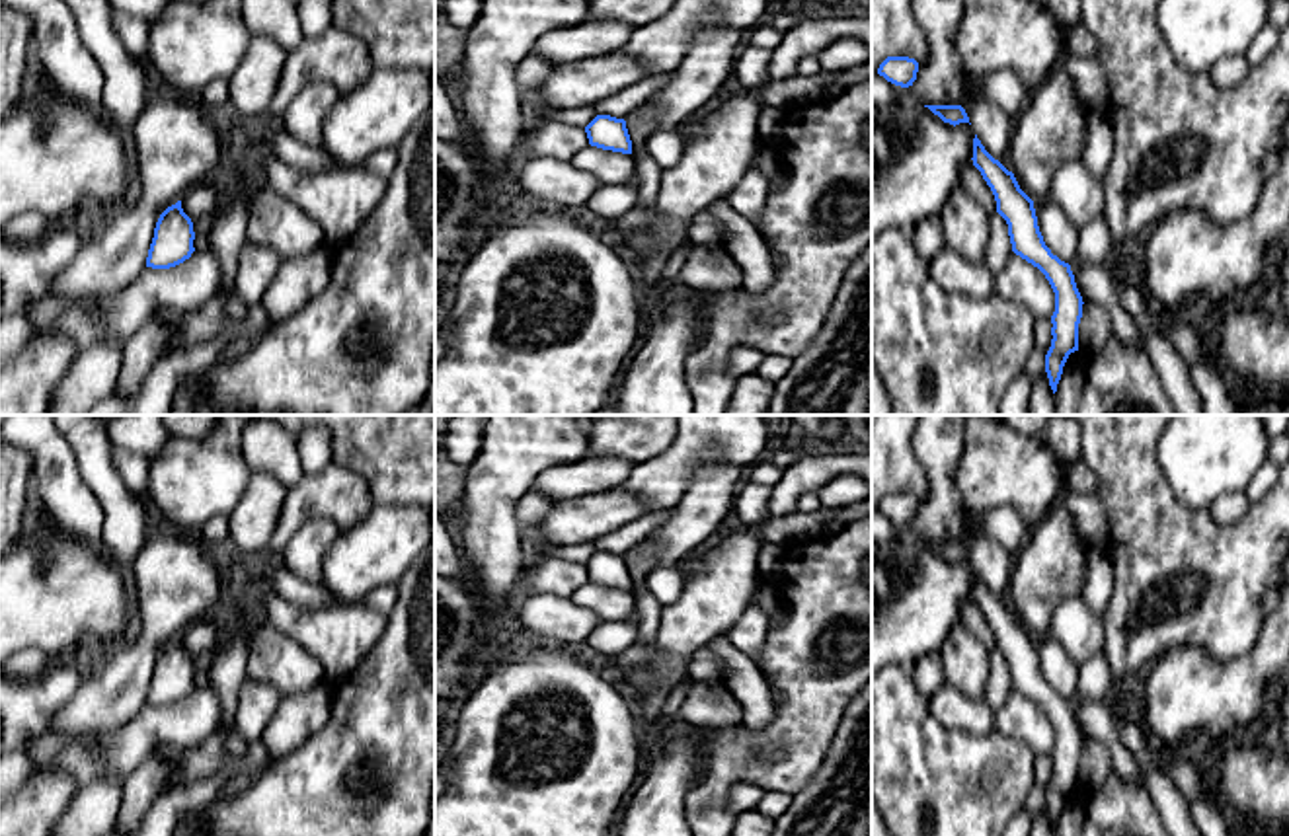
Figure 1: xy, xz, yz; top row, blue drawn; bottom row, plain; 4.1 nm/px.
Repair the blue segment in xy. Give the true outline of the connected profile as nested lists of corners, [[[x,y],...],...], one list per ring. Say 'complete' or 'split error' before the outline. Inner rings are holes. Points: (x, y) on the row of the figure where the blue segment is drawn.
complete; [[[181,201],[168,207],[154,228],[146,267],[170,269],[191,257],[195,232],[191,218],[183,212]]]

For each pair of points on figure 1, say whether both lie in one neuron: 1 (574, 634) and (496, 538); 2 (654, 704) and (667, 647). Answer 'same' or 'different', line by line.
1: different
2: same

